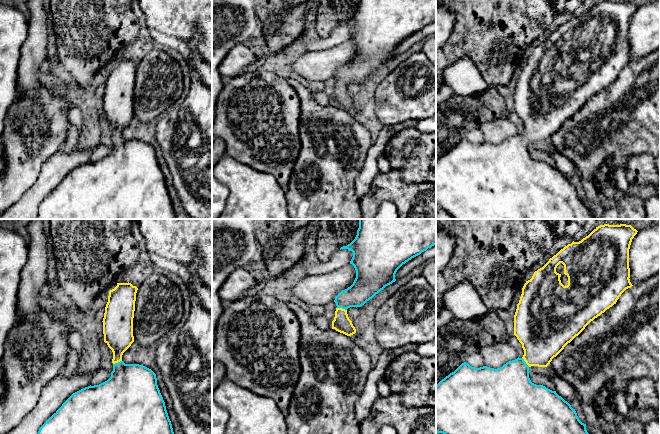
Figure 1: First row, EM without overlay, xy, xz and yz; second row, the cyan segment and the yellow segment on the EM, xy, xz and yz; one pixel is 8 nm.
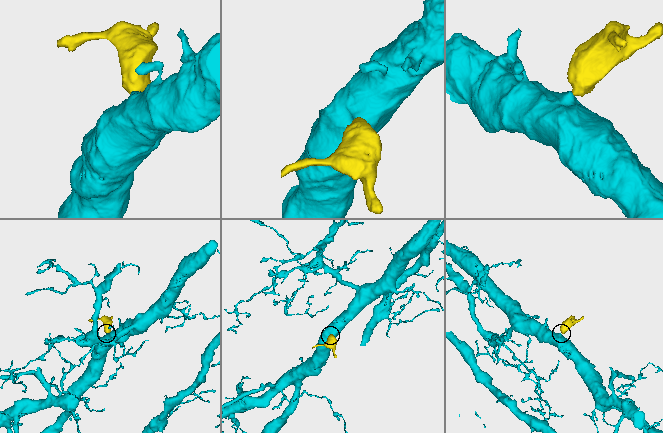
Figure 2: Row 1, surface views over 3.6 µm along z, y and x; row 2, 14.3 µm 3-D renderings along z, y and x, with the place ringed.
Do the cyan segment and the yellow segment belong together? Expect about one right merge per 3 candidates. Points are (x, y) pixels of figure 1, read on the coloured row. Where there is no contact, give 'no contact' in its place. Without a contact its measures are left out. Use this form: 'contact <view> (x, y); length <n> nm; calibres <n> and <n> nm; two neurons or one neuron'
contact xz (342, 308); length 80 nm; calibres 200 and 140 nm; one neuron

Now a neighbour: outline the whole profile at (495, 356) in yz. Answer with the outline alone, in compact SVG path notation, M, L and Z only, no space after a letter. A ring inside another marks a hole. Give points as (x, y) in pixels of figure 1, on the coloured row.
M498 341L493 345L485 346L479 352L485 366L494 369L518 358L517 350L508 341Z

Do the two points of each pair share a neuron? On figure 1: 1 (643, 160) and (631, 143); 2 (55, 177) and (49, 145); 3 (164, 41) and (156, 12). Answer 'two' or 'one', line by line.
1: two
2: two
3: two

